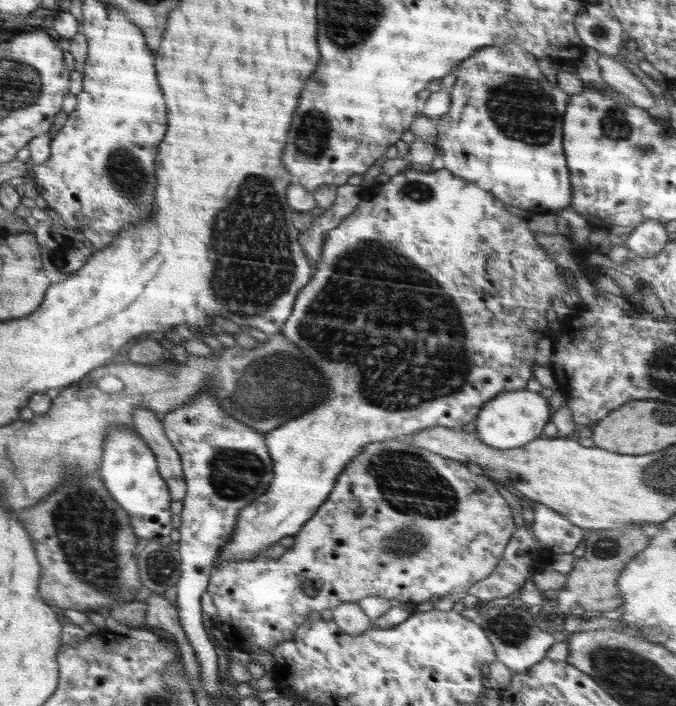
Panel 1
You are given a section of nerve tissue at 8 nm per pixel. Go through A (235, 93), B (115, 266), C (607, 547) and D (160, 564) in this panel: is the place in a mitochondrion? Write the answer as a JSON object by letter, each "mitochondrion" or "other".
{"A":"other","B":"other","C":"mitochondrion","D":"mitochondrion"}

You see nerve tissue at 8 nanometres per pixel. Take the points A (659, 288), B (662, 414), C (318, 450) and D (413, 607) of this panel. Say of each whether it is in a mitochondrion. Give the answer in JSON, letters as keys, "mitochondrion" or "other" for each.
{"A":"other","B":"mitochondrion","C":"other","D":"other"}

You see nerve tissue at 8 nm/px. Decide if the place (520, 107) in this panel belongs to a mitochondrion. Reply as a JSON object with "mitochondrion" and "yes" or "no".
{"mitochondrion":"yes"}

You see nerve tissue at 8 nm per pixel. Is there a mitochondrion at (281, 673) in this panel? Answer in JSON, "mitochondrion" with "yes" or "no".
{"mitochondrion":"no"}

